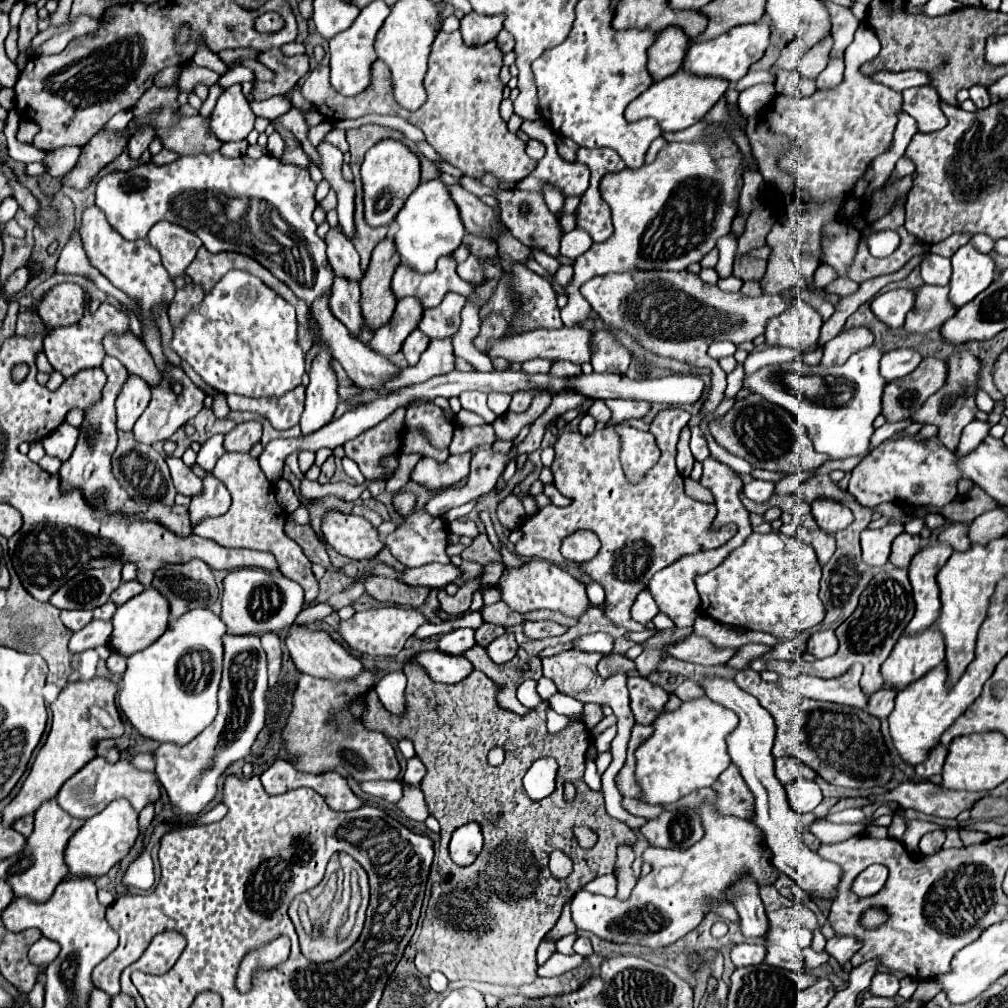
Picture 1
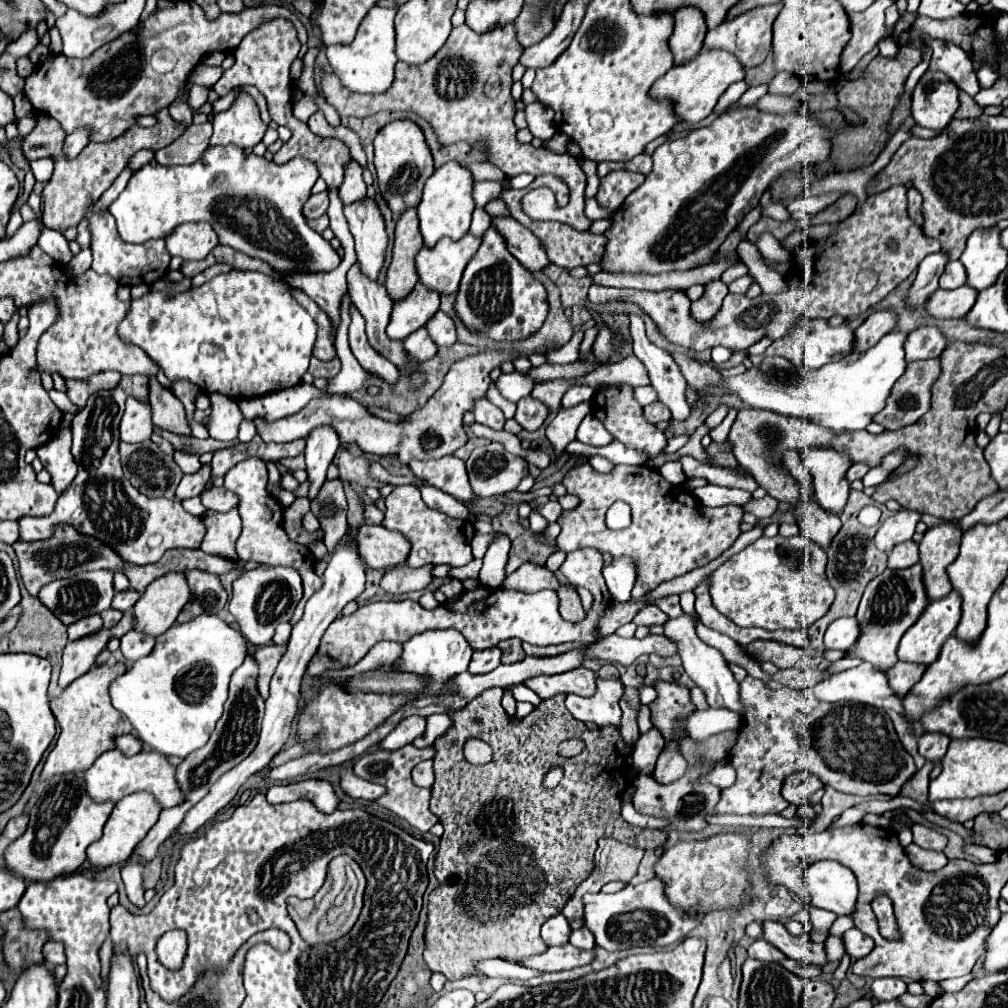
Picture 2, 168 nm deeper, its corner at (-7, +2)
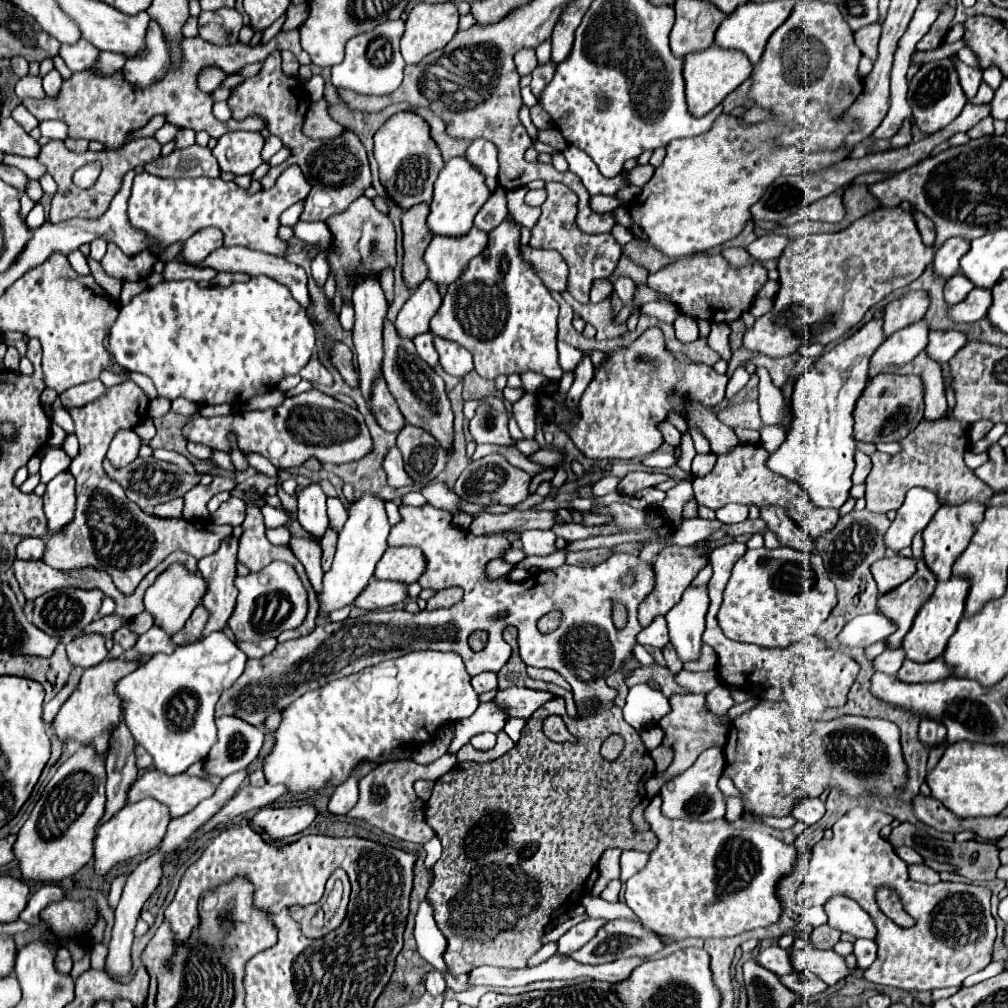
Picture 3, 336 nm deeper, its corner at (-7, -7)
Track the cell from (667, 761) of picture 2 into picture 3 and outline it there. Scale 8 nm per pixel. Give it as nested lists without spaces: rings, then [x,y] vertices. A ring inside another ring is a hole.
[[[661,795],[649,801],[643,817],[657,835],[659,847],[651,853],[647,867],[627,881],[625,899],[649,929],[681,941],[687,937],[733,937],[749,929],[767,927],[779,919],[781,903],[775,897],[775,883],[795,869],[797,851],[793,845],[757,829],[733,829],[725,821],[667,819],[661,813]]]

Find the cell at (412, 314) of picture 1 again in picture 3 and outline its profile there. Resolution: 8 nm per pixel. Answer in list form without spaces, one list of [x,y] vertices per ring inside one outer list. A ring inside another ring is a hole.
[[[425,279],[425,283],[421,283],[411,293],[411,297],[405,301],[403,309],[395,319],[395,329],[399,337],[413,339],[421,333],[427,333],[429,321],[439,311],[439,307],[441,307],[441,295],[437,291],[437,285]]]

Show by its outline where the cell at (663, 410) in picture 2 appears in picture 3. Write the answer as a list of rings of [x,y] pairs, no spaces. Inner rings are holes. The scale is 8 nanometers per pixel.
[[[663,421],[663,423],[659,423],[659,431],[661,431],[661,435],[663,435],[663,439],[665,439],[665,443],[669,443],[669,445],[673,445],[673,447],[677,447],[679,445],[679,439],[681,439],[681,433],[669,423],[669,421]]]

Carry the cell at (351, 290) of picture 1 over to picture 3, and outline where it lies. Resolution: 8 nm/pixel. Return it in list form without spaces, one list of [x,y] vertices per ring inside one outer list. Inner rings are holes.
[[[383,375],[379,379],[375,379],[375,383],[371,385],[371,413],[377,419],[377,423],[387,429],[387,431],[401,431],[405,425],[405,419],[393,399],[393,395],[389,393],[389,389],[385,387],[385,379]]]

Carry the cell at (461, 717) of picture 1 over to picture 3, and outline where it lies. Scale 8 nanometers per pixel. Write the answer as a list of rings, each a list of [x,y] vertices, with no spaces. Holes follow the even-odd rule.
[[[555,697],[553,701],[545,703],[543,707],[539,707],[531,719],[527,721],[523,733],[521,733],[521,739],[519,743],[505,755],[501,755],[499,759],[495,759],[493,763],[473,763],[473,761],[465,761],[465,763],[457,763],[447,775],[439,777],[435,781],[435,787],[433,787],[433,793],[431,793],[431,799],[427,801],[427,807],[425,807],[425,821],[427,825],[435,831],[435,835],[441,839],[443,843],[443,855],[441,859],[433,865],[433,881],[431,881],[431,887],[427,891],[427,903],[431,903],[433,907],[433,917],[437,921],[437,927],[441,929],[441,933],[447,937],[447,951],[443,955],[445,959],[445,965],[447,965],[447,971],[457,977],[461,973],[469,973],[473,971],[475,967],[479,965],[493,965],[493,967],[525,967],[527,961],[543,947],[543,933],[545,933],[545,925],[551,923],[551,917],[557,919],[561,913],[567,913],[571,909],[575,909],[579,905],[579,899],[571,899],[571,897],[585,897],[595,879],[597,879],[597,863],[603,855],[603,851],[607,851],[609,847],[619,847],[623,851],[627,849],[641,849],[641,851],[647,851],[651,853],[655,847],[657,847],[657,839],[655,839],[655,833],[651,831],[645,831],[645,833],[637,833],[633,831],[631,827],[631,821],[629,821],[629,813],[631,809],[645,797],[645,781],[655,775],[655,763],[653,759],[649,757],[649,751],[645,749],[643,741],[639,739],[639,733],[625,723],[623,719],[623,713],[619,707],[613,707],[597,717],[583,717],[583,721],[575,721],[567,715],[565,711],[565,699],[563,697]],[[547,715],[559,715],[567,729],[577,735],[577,743],[553,743],[545,737],[543,733],[543,719]],[[609,735],[621,735],[623,741],[625,741],[625,747],[621,751],[621,755],[615,759],[615,761],[609,761],[605,757],[601,757],[599,749],[601,749],[601,743],[609,737]],[[529,843],[537,843],[537,849],[531,857],[523,857],[519,855],[519,847],[527,847]]]

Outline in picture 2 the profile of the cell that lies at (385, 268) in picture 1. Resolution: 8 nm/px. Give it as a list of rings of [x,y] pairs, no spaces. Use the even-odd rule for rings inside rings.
[[[407,210],[399,216],[395,228],[395,246],[393,246],[393,262],[387,270],[387,292],[397,302],[405,298],[415,284],[419,282],[415,270],[415,254],[423,248],[423,236],[419,230],[417,210]]]

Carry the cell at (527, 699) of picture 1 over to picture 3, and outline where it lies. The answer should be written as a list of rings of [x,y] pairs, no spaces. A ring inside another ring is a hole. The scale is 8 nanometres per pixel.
[[[511,717],[511,721],[507,721],[507,725],[505,725],[505,733],[517,743],[519,741],[519,737],[521,737],[521,731],[523,731],[523,727],[525,727],[525,719],[519,719],[519,717]]]

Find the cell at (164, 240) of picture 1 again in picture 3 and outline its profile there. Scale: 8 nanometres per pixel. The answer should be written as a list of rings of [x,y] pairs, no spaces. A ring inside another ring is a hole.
[[[199,229],[195,235],[191,235],[181,249],[181,259],[187,263],[201,263],[211,251],[219,249],[223,245],[223,233],[219,229]],[[201,259],[201,261],[195,261]]]

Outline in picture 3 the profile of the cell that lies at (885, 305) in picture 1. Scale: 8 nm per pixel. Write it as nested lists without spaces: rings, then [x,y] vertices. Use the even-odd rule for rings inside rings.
[[[953,237],[949,239],[941,249],[935,251],[935,261],[933,261],[933,271],[939,277],[949,279],[959,271],[959,259],[969,251],[969,241]]]

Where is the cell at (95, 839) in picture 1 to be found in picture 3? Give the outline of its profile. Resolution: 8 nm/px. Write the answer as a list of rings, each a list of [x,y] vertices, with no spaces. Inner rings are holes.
[[[143,799],[137,803],[127,803],[119,813],[115,813],[109,821],[105,821],[97,829],[95,837],[95,873],[105,875],[115,865],[139,855],[147,853],[159,847],[163,841],[163,835],[167,833],[167,825],[171,821],[171,815],[163,803],[157,799]]]

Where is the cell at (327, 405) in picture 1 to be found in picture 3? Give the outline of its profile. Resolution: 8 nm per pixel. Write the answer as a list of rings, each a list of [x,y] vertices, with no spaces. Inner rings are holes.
[[[311,481],[307,487],[303,487],[297,493],[297,501],[299,501],[299,511],[297,511],[299,523],[303,525],[305,531],[309,531],[321,539],[329,525],[325,493],[323,493],[321,485],[317,481]]]

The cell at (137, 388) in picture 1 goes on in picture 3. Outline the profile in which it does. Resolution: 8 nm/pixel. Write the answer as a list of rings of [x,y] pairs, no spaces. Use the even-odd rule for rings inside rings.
[[[123,429],[123,431],[117,431],[115,439],[111,441],[107,459],[115,467],[125,467],[139,455],[139,449],[141,449],[141,437],[133,429]]]

